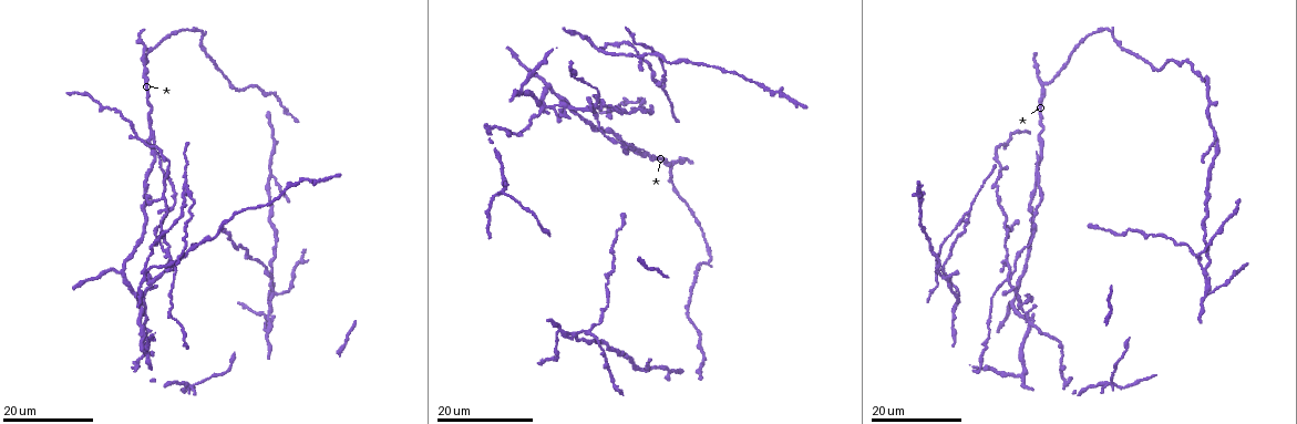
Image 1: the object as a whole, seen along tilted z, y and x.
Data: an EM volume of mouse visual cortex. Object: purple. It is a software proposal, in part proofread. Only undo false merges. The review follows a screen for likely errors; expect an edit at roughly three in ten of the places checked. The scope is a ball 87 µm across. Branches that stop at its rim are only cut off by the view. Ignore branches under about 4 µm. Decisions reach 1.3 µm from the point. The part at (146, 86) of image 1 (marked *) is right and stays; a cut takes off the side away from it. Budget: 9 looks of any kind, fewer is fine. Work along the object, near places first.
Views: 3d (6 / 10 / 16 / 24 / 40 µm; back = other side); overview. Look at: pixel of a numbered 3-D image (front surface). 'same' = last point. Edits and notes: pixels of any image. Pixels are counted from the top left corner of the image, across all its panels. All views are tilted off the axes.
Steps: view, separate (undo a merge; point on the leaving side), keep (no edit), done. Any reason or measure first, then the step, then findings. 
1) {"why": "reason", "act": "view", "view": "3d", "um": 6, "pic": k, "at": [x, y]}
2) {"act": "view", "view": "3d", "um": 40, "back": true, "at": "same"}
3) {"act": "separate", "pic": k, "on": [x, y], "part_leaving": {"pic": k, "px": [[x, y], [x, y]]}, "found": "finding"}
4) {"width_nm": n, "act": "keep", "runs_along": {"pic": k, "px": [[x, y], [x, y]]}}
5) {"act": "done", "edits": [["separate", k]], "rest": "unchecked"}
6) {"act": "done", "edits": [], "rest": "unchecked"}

{"act": "view", "view": "3d", "um": 16, "pic": 1, "at": [1022, 303]}

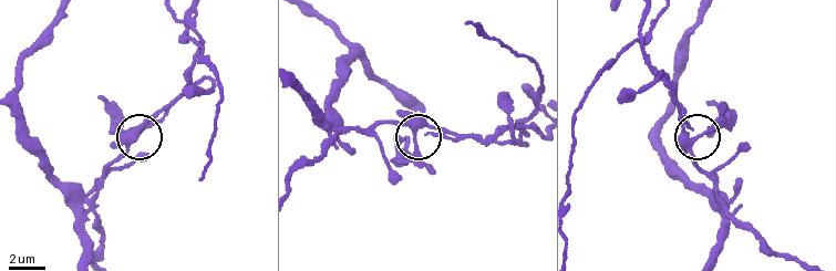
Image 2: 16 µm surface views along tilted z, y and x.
{"act": "view", "view": "3d", "um": 10, "pic": 2, "at": [699, 134]}

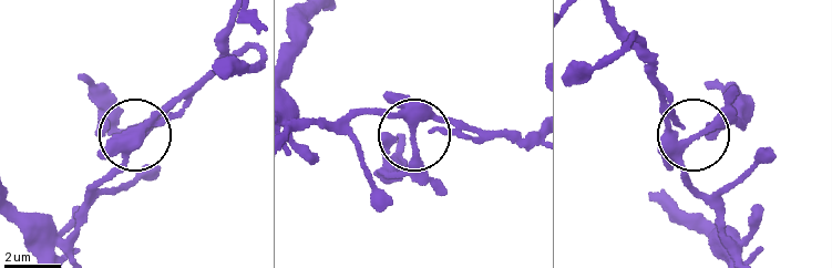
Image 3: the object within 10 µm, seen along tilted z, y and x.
{"act": "view", "view": "3d", "um": 10, "back": true, "pic": 3, "at": [414, 136]}

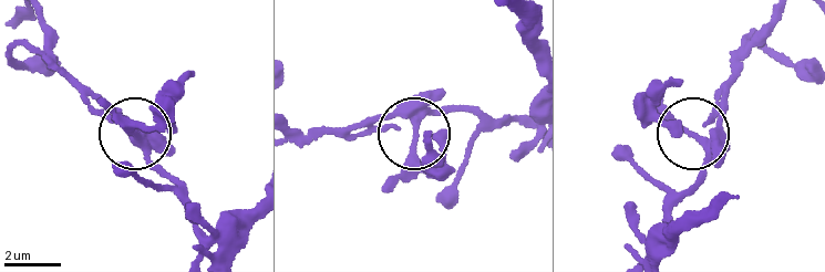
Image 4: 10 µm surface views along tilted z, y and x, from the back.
{"width_nm": 310, "act": "keep", "found": "all the same neuron"}

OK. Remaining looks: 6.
{"why": "four or more arms meet", "act": "view", "view": "3d", "um": 24, "pic": 1, "at": [1028, 325]}

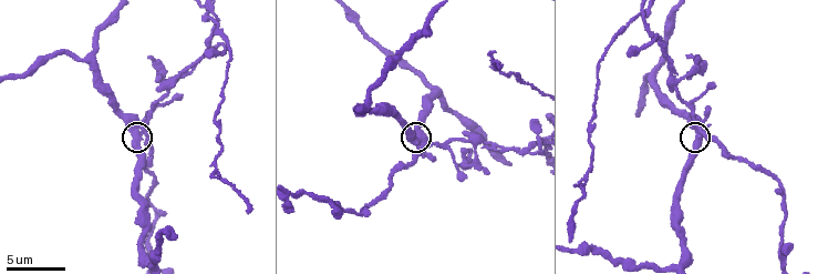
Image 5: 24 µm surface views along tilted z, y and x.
{"act": "view", "view": "3d", "um": 6, "pic": 5, "at": [141, 139]}

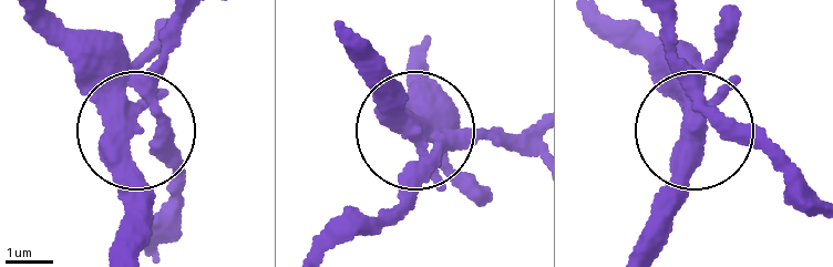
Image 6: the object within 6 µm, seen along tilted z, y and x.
{"side_arm_um": 26, "act": "keep", "runs_along": {"pic": 6, "px": [[624, 31], [690, 130], [691, 187], [668, 242]]}, "found": "one neuron here"}

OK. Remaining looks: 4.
{"why": "four arms meet", "act": "view", "view": "3d", "um": 16, "pic": 1, "at": [589, 39]}

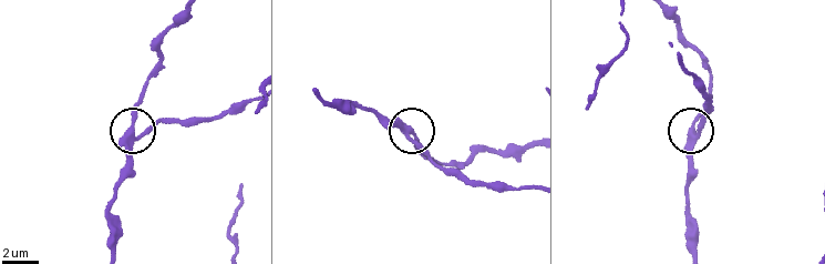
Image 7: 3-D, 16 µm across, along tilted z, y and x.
{"why": "zoom in", "act": "view", "view": "3d", "um": 10, "pic": 7, "at": [136, 139]}

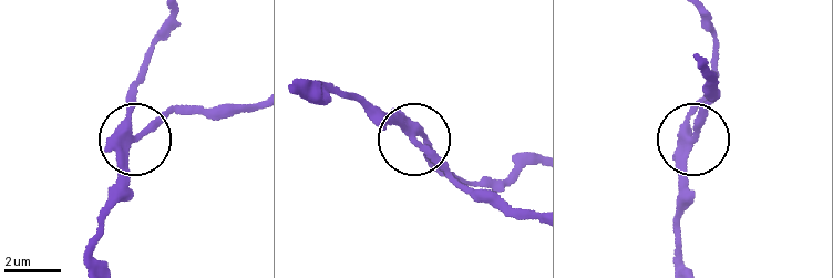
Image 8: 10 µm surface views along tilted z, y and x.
{"arms": 4, "act": "keep", "runs_along": {"pic": 8, "px": [[164, 24], [130, 114], [121, 201]]}, "found": "continuous, no second neuron"}

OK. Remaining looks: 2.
{"act": "view", "view": "3d", "um": 16, "pic": 1, "at": [269, 308]}

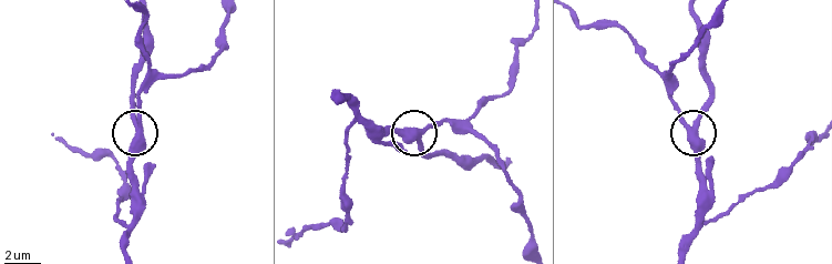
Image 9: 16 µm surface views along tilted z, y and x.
{"act": "view", "view": "3d", "um": 6, "pic": 9, "at": [419, 131]}

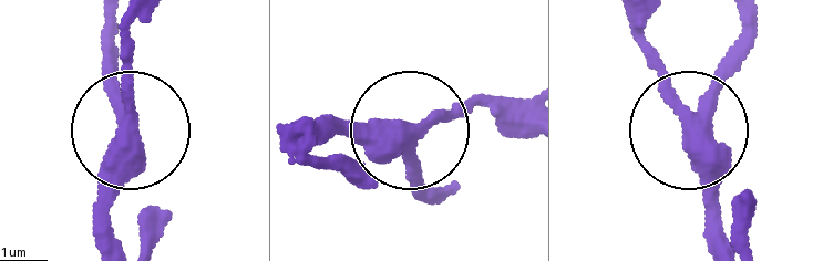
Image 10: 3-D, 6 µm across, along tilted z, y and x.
{"act": "keep", "runs_along": {"pic": 10, "px": [[117, 9], [111, 69], [133, 150], [102, 243]]}, "found": "all the same neuron"}

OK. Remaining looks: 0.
{"act": "done", "edits": [], "rest": "unchecked"}

